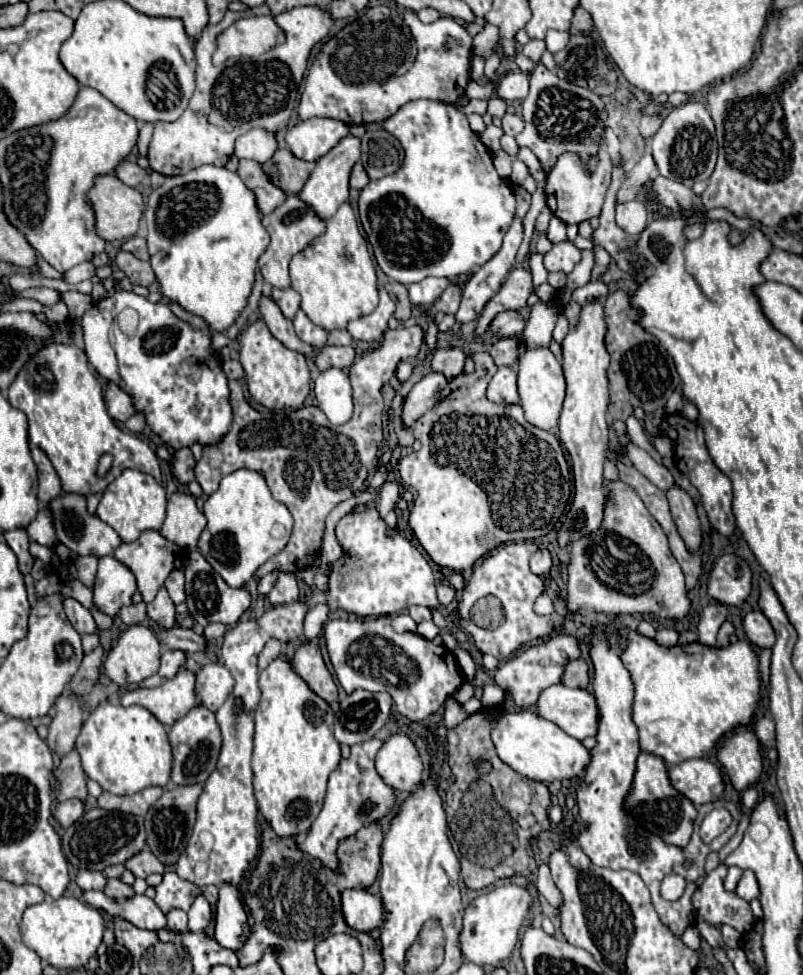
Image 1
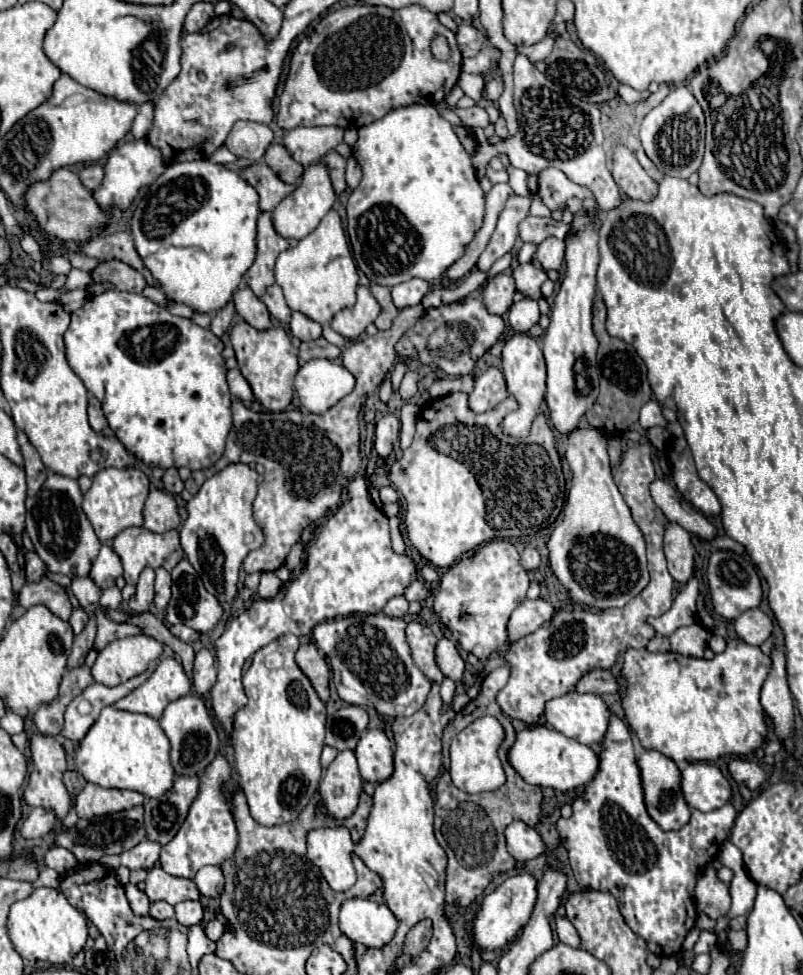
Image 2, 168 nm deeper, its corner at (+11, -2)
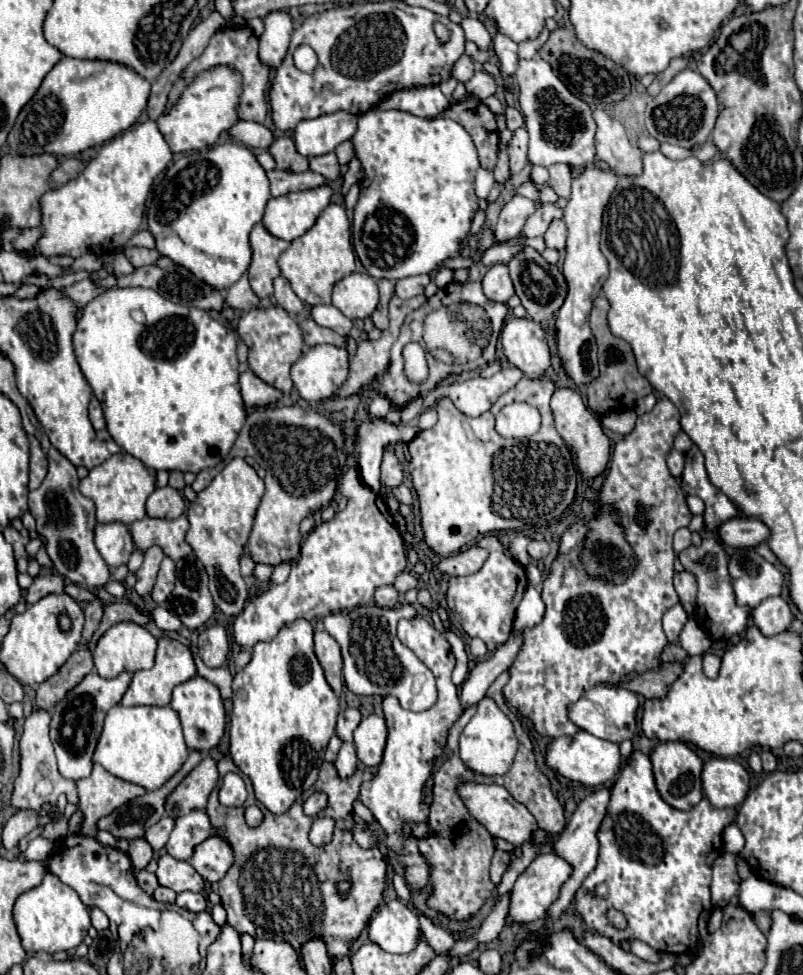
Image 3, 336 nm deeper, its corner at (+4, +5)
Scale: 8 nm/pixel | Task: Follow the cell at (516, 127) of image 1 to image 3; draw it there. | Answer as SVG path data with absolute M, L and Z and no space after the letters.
M506 108L506 124L508 124L508 128L514 132L514 130L518 130L520 126L524 126L524 116L522 116L522 112L518 110L518 108Z

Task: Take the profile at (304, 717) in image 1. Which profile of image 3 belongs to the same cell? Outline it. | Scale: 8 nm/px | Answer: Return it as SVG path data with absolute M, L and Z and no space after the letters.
M294 620L274 640L254 644L252 660L234 676L232 702L232 762L252 780L256 798L272 814L284 814L316 782L340 710L314 654L314 628L308 620Z

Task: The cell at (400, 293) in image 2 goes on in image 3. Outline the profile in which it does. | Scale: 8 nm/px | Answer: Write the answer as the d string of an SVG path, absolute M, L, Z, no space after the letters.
M408 276L402 280L396 280L396 296L398 298L414 298L418 294L424 294L424 288L428 286L430 276Z

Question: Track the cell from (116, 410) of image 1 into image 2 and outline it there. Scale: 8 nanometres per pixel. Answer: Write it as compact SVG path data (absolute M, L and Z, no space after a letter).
M89 397L89 425L95 429L95 431L101 431L103 427L107 427L107 419L103 415L103 409L101 409L101 401L97 397Z

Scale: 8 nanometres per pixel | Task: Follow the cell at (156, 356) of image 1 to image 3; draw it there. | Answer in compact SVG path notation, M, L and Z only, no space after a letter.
M112 288L106 290L104 294L96 296L92 302L88 302L82 310L82 318L78 320L76 332L74 332L74 350L78 356L78 364L82 368L84 378L94 390L94 396L100 400L104 416L106 416L106 430L110 432L112 440L118 442L120 448L124 448L130 456L138 458L146 468L150 470L180 470L180 472L194 472L198 474L204 468L212 468L218 462L224 460L224 456L230 452L244 420L246 420L246 410L244 402L240 396L240 386L238 386L238 358L236 358L236 336L232 330L228 330L224 324L218 320L212 320L208 312L174 304L166 298L162 298L158 292L148 290L148 288Z

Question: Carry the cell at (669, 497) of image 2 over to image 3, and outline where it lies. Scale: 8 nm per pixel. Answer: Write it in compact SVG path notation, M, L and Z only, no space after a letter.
M732 518L720 526L720 538L734 548L756 548L770 536L770 528L756 518Z

